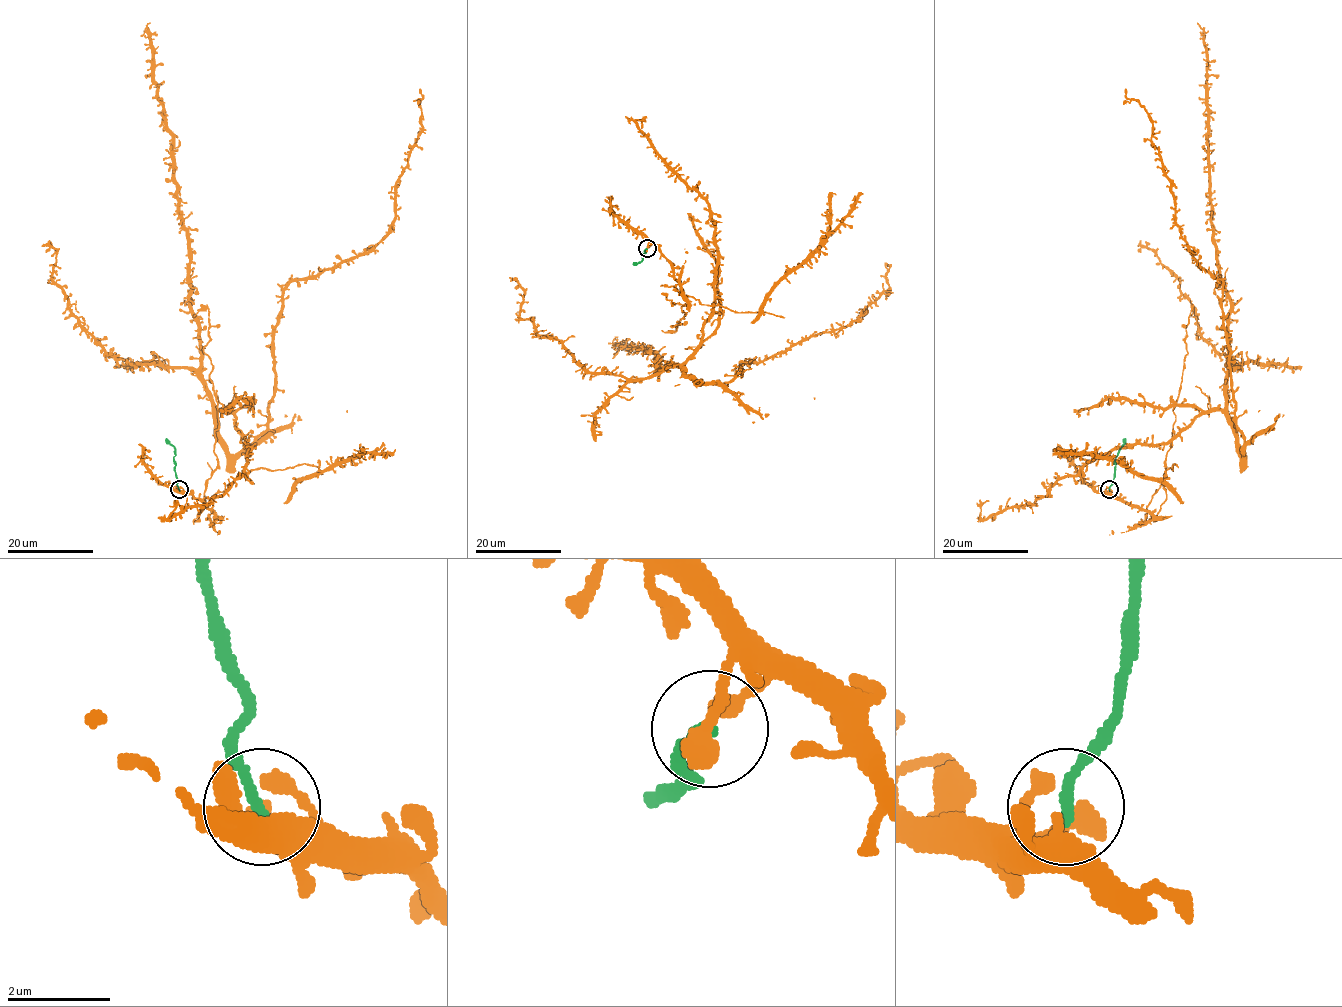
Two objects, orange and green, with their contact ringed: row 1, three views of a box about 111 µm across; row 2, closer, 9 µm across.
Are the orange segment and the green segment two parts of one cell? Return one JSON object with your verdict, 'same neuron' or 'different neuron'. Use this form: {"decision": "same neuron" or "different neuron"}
{"decision": "different neuron"}

